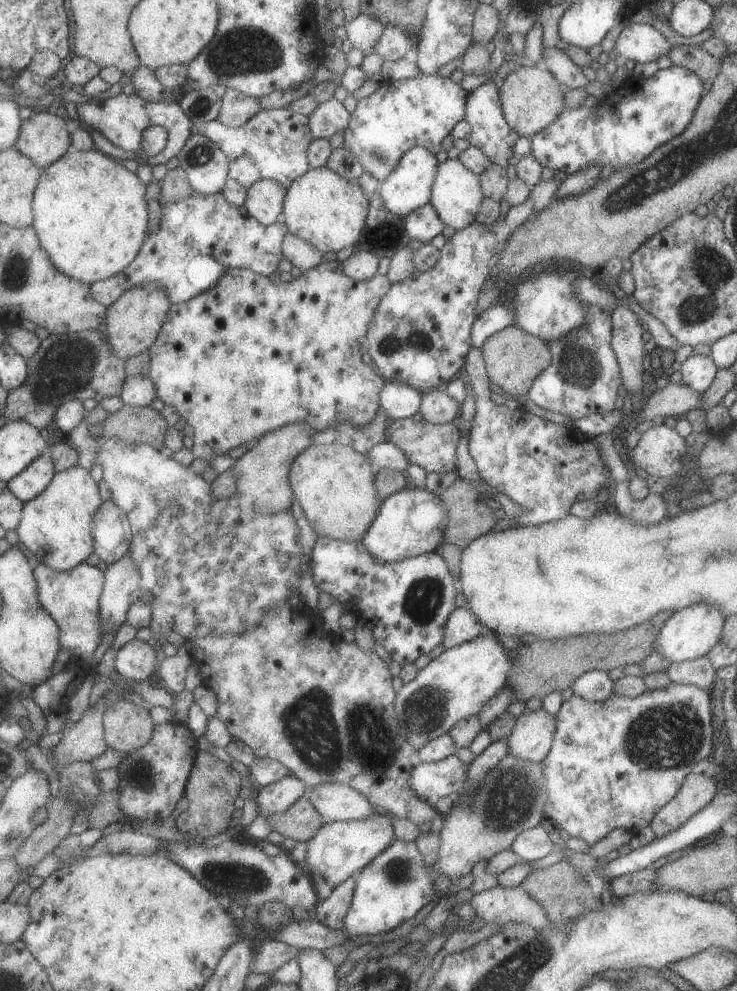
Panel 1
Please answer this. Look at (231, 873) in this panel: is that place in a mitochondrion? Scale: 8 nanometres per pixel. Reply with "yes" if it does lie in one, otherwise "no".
yes

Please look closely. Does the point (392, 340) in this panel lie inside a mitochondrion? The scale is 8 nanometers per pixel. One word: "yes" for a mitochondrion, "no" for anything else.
yes

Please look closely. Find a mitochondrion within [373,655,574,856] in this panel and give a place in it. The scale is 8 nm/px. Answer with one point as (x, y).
(513, 795)

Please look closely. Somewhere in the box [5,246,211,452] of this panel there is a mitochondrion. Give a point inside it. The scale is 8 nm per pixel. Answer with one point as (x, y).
(63, 370)

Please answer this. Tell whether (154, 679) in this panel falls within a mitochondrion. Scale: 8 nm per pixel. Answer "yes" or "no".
no

